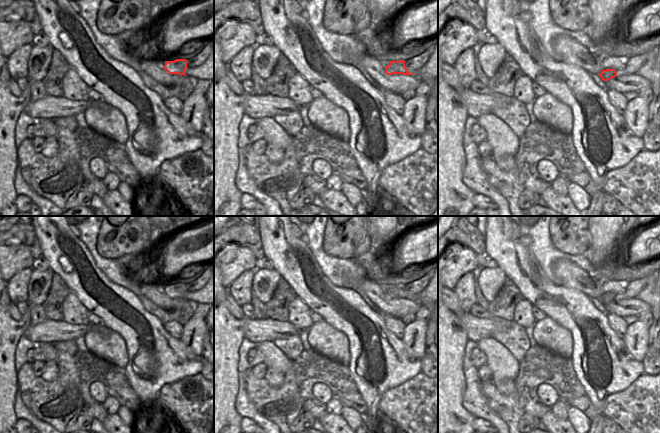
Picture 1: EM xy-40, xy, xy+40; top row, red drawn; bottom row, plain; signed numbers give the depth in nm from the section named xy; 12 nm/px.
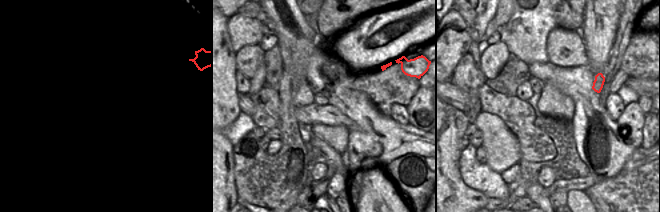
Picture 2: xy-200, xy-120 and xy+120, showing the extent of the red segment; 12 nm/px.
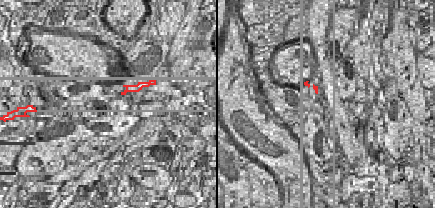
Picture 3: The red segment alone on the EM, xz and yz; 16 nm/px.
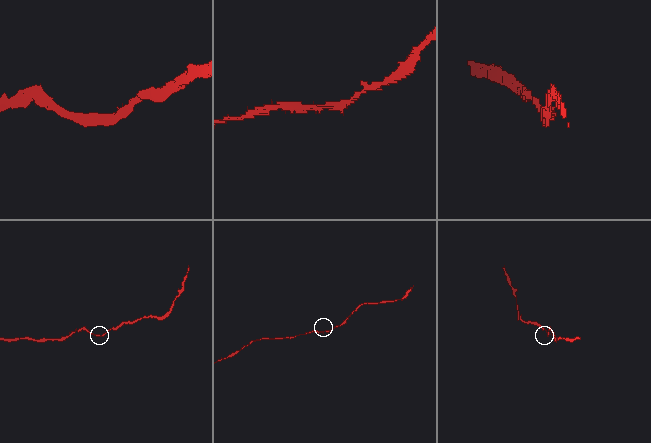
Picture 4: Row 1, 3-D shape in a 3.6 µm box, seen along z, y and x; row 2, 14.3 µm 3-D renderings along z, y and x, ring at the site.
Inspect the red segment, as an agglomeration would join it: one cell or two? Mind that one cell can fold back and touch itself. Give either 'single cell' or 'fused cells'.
single cell

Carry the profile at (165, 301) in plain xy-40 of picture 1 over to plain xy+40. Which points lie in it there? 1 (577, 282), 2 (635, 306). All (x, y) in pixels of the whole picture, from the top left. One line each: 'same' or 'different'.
1: same
2: same

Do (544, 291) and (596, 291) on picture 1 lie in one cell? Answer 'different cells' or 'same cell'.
different cells

